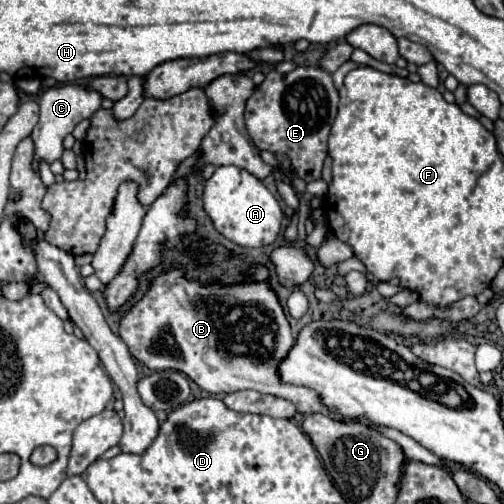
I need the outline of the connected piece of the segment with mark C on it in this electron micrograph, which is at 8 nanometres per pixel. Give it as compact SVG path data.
M70 84L70 86L62 86L62 88L50 88L42 94L40 98L40 122L36 124L36 128L32 130L30 138L36 146L34 152L34 164L32 170L38 174L40 172L40 162L56 162L62 158L64 146L62 140L72 134L72 130L76 128L78 122L90 118L98 108L100 108L102 96L98 92L88 92L88 88L84 88L82 84Z

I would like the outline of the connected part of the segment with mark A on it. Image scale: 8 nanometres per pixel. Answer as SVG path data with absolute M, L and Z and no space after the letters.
M220 166L204 186L204 210L208 212L214 228L230 242L244 248L270 246L280 236L282 208L270 190L250 172L236 166Z

